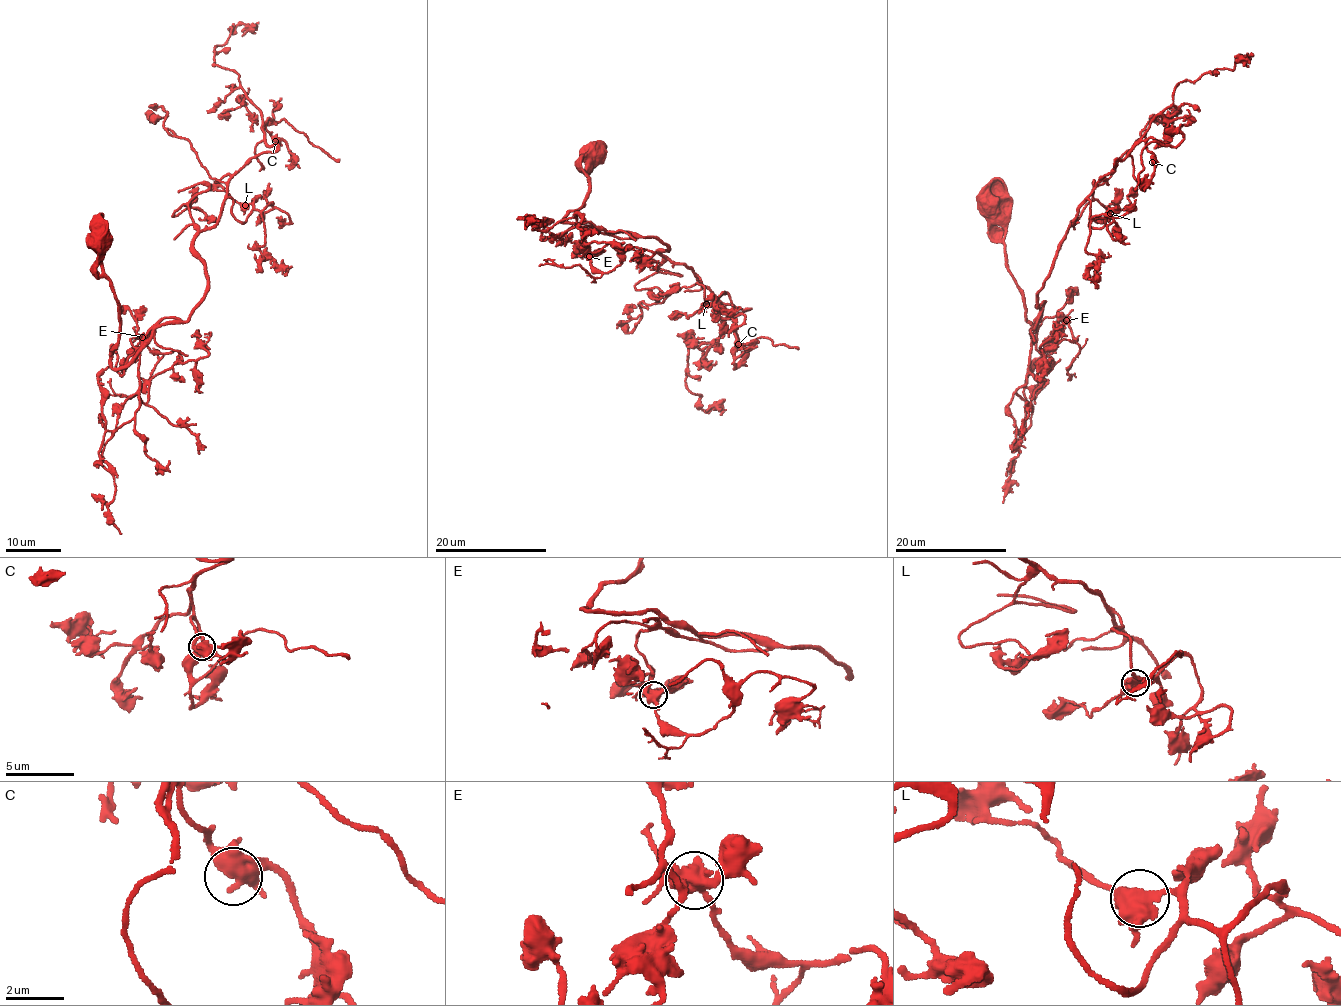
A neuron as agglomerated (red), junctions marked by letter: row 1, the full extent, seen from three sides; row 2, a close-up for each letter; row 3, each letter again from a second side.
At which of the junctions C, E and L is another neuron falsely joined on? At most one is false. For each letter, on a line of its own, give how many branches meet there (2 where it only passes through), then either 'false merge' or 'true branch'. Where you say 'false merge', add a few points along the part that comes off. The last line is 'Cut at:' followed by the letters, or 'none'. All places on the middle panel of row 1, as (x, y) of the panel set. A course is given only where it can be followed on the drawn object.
C: 4 branches meet; true branch
E: 4 branches meet; false merge; foreign part runs (589, 256), (589, 263), (600, 277), (593, 278), (579, 265), (564, 267), (549, 259), (547, 262)
L: 4 branches meet; true branch
Cut at: E

